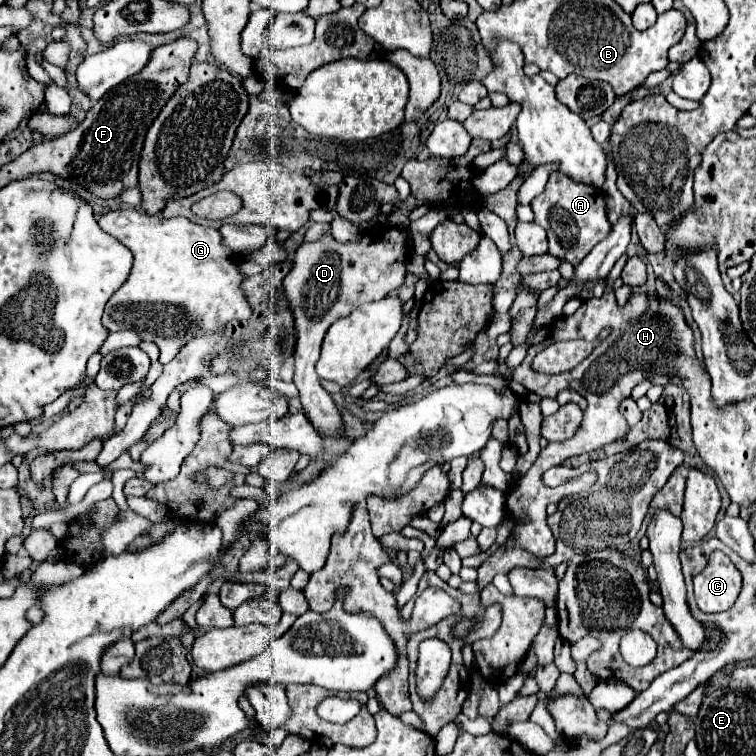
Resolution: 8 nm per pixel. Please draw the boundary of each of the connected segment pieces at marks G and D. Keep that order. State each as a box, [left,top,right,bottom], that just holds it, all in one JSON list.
[[99,207,253,363],[285,227,409,439]]

